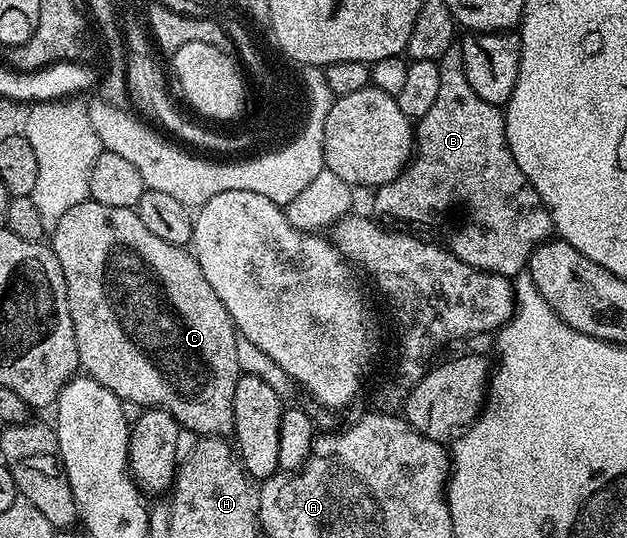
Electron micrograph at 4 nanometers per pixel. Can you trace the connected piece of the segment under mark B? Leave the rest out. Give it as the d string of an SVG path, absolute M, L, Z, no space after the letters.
M452 46L437 63L441 70L437 98L429 114L418 117L414 125L415 147L407 167L393 182L374 189L374 215L384 216L379 217L384 221L392 220L387 221L392 225L438 238L447 251L469 266L514 278L530 265L535 248L552 239L555 223L551 211L513 158L507 141L507 121L500 105L485 102L469 86L463 69L462 47Z

